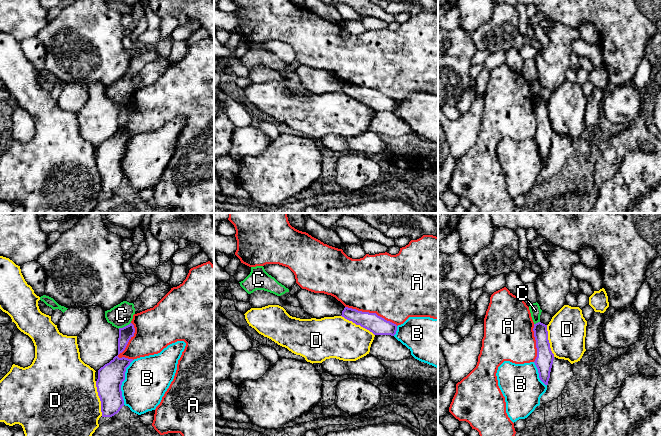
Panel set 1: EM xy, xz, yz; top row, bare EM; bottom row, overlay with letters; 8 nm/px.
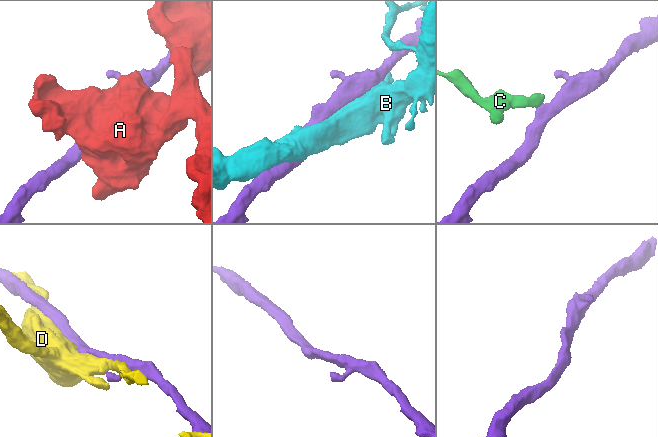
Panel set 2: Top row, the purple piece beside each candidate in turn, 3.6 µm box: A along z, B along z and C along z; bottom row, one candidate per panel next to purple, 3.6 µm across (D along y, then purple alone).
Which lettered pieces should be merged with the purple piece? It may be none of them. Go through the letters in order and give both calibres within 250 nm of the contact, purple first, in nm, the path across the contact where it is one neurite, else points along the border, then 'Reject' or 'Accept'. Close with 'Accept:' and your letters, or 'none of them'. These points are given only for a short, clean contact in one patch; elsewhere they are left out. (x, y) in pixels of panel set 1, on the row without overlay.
A: Thickness 150 nm (purple) against 480 nm. Reject
B: Thickness 200 nm (purple) against 360 nm. Reject
C: Thickness 110 nm (purple) against 190 nm. Boundary: xy (130, 98), (118, 104). Reject
D: Thickness 200 nm (purple) against 500 nm. Reject
Accept: none of them

